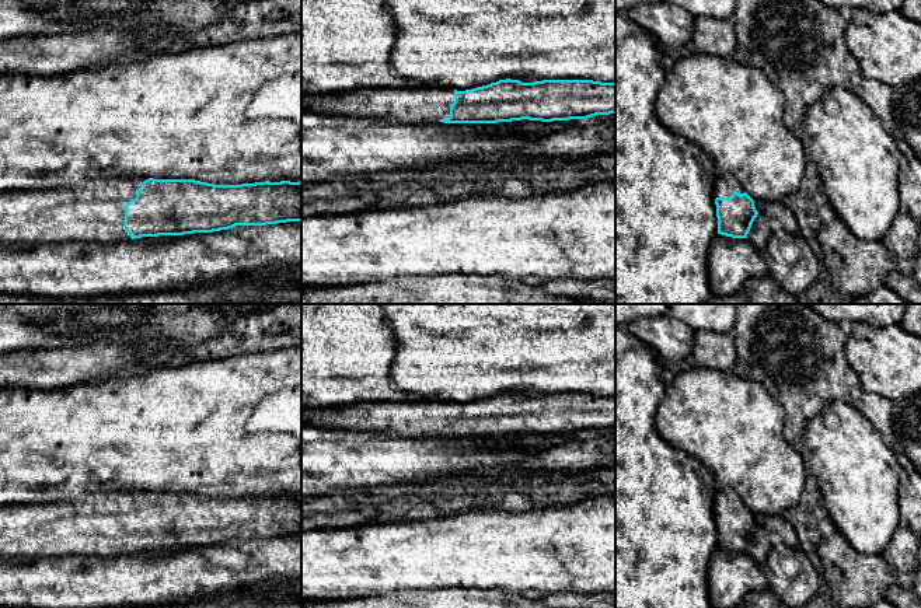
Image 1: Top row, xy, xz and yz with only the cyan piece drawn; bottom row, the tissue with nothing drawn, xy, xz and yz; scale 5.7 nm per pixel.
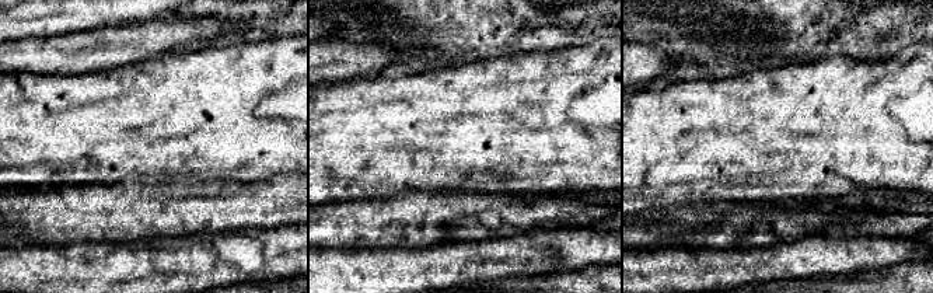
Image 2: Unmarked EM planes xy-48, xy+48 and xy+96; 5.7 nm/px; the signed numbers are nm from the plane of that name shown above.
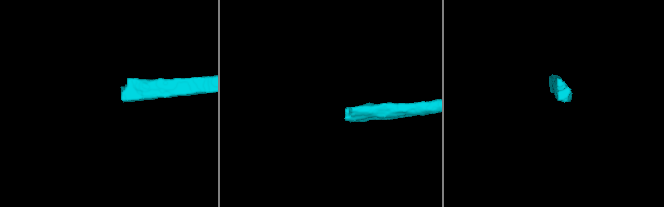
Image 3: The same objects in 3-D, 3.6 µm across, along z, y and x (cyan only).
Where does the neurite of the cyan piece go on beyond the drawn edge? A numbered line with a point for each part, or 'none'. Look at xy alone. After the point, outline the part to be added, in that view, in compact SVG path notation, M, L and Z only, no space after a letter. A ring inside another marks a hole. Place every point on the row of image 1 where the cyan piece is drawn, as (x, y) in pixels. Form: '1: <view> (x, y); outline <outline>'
1: xy (94, 212); outline M109 177L76 188L0 193L0 244L111 244L130 240L130 234L125 231L125 205L136 199L144 181L135 177Z

